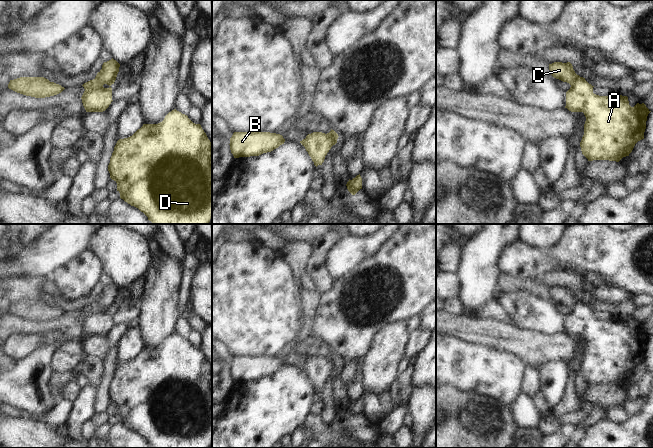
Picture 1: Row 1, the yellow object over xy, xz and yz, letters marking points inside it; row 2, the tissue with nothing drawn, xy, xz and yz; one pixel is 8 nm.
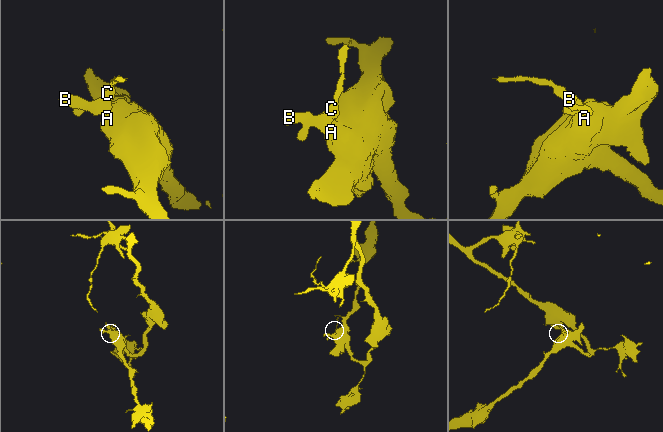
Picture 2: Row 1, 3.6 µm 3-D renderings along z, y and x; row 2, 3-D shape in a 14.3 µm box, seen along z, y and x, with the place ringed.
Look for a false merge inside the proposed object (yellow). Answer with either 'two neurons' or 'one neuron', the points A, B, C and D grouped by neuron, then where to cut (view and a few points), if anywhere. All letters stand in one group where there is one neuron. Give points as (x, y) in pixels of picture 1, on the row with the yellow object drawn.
two neurons; A B D / C; cut in yz along (579, 76), (569, 83)

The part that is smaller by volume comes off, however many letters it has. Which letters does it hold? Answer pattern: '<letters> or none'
C

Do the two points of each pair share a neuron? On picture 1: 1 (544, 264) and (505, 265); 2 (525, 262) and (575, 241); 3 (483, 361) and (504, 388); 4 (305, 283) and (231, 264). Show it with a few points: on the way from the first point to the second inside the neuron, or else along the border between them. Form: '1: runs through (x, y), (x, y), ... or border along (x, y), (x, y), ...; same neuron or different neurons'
1: runs through (534, 265), (515, 265); same neuron
2: border along (546, 250), (554, 260), (555, 266); different neurons
3: runs through (487, 368), (500, 381); same neuron
4: border along (298, 277), (302, 289); different neurons

